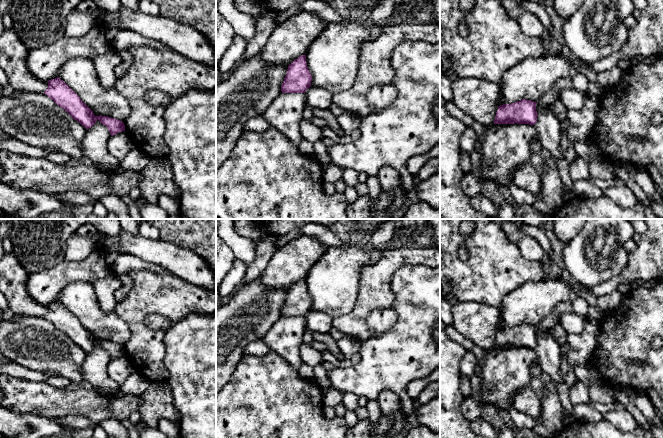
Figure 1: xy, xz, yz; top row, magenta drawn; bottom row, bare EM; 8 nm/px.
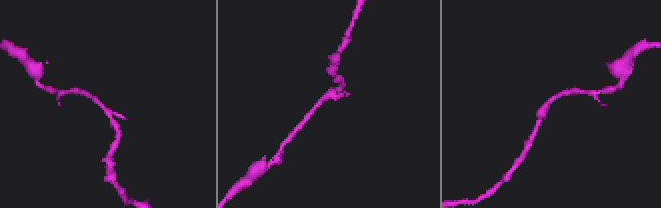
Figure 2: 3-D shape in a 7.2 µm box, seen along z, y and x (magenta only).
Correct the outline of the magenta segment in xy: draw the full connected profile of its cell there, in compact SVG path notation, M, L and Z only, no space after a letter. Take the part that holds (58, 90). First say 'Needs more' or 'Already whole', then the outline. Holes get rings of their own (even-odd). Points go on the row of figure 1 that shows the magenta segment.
Already whole. M59 77L49 80L47 83L48 88L44 94L86 129L91 128L99 120L100 123L108 128L111 136L125 131L125 125L122 121L108 116L95 116L93 111Z

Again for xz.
Already whole. M306 55L289 64L281 86L282 93L305 93L311 87L312 76L307 67Z

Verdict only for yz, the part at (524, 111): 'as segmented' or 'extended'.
as segmented

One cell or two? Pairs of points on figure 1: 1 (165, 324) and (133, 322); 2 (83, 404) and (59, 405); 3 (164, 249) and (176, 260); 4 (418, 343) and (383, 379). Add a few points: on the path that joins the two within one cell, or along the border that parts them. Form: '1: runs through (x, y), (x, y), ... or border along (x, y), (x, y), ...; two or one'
1: border along (146, 316), (145, 323), (149, 327), (165, 331); two
2: runs through (77, 404), (65, 404); one
3: runs through (167, 252), (173, 258); one
4: runs through (409, 352), (391, 370); one

